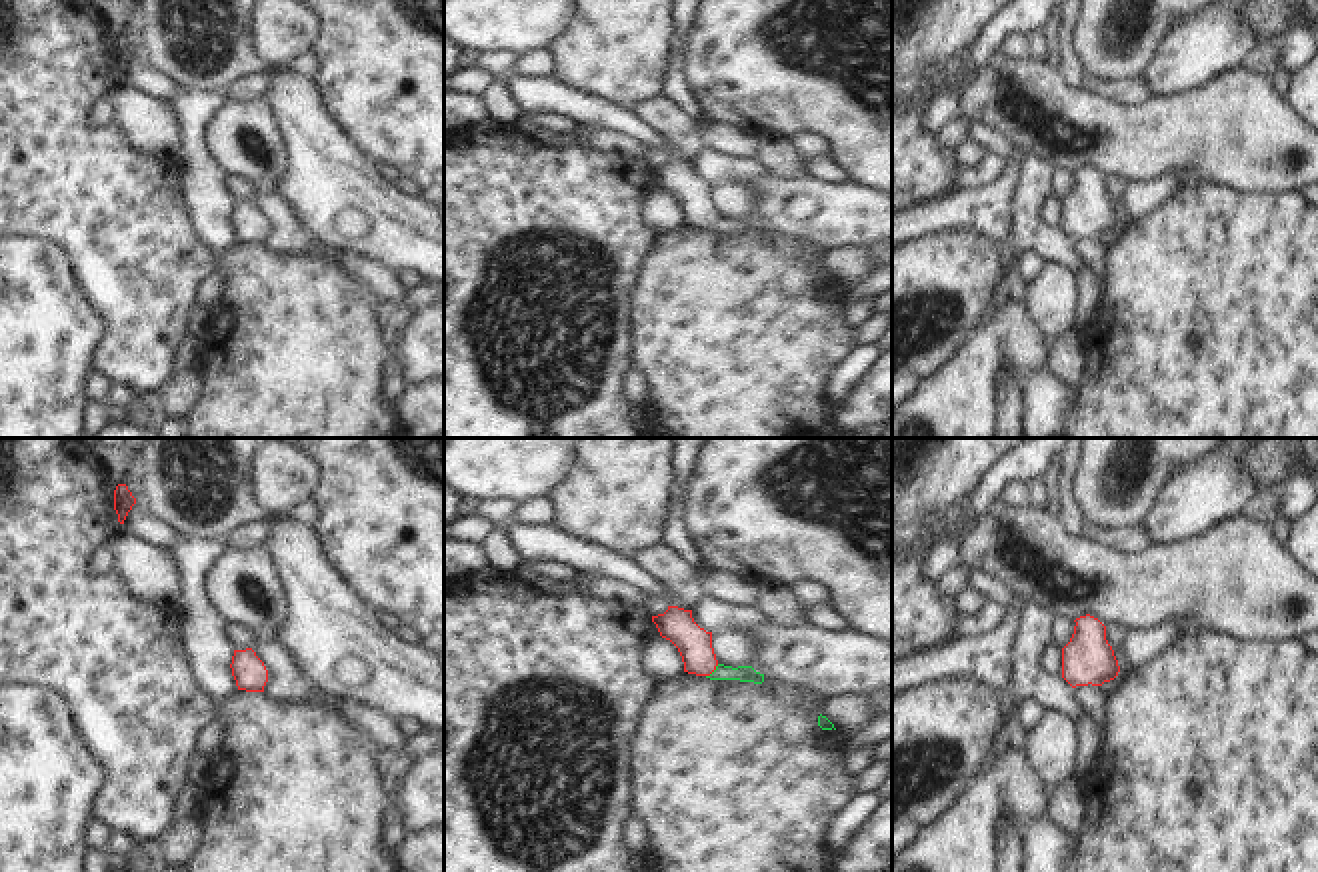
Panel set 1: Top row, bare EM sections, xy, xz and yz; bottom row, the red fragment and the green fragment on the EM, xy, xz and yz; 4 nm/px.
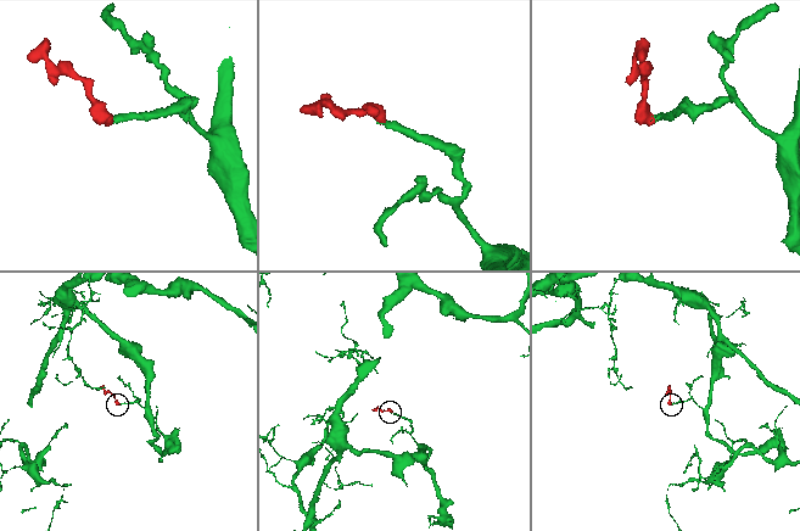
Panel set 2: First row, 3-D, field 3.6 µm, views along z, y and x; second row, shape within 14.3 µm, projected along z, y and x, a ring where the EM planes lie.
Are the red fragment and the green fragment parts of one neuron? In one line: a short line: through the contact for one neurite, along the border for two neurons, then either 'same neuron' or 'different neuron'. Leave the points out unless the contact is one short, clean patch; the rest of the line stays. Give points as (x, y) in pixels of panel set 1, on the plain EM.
line xz (676, 176), (712, 222), (722, 224); same neuron

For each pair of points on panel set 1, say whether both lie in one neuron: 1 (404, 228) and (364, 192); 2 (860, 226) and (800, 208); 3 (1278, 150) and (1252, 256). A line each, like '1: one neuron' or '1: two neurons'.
1: one neuron
2: one neuron
3: two neurons

